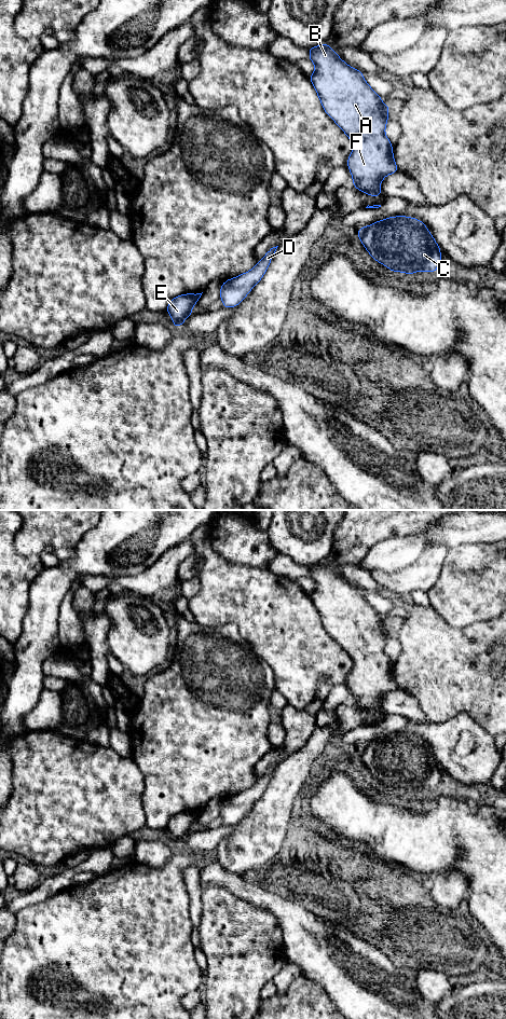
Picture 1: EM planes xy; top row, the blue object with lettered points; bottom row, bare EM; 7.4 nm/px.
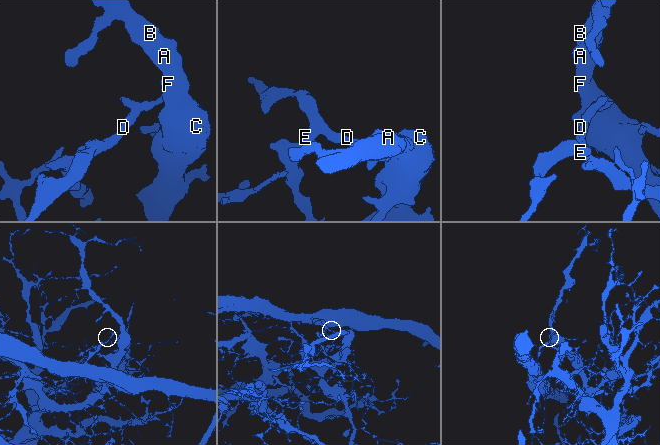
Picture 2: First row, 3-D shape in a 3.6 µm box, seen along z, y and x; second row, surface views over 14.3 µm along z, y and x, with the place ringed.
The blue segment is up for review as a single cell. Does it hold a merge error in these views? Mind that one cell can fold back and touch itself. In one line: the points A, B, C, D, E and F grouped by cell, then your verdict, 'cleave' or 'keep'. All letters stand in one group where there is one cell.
A B C E F / D | cleave

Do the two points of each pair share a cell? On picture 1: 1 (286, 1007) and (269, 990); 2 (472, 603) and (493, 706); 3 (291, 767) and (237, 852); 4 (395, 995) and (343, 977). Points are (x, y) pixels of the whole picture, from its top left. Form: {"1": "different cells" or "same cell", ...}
{"1": "different cells", "2": "different cells", "3": "same cell", "4": "same cell"}

